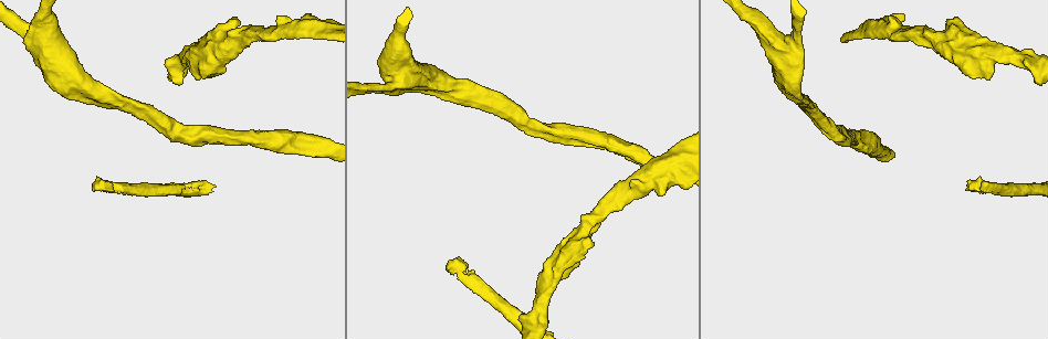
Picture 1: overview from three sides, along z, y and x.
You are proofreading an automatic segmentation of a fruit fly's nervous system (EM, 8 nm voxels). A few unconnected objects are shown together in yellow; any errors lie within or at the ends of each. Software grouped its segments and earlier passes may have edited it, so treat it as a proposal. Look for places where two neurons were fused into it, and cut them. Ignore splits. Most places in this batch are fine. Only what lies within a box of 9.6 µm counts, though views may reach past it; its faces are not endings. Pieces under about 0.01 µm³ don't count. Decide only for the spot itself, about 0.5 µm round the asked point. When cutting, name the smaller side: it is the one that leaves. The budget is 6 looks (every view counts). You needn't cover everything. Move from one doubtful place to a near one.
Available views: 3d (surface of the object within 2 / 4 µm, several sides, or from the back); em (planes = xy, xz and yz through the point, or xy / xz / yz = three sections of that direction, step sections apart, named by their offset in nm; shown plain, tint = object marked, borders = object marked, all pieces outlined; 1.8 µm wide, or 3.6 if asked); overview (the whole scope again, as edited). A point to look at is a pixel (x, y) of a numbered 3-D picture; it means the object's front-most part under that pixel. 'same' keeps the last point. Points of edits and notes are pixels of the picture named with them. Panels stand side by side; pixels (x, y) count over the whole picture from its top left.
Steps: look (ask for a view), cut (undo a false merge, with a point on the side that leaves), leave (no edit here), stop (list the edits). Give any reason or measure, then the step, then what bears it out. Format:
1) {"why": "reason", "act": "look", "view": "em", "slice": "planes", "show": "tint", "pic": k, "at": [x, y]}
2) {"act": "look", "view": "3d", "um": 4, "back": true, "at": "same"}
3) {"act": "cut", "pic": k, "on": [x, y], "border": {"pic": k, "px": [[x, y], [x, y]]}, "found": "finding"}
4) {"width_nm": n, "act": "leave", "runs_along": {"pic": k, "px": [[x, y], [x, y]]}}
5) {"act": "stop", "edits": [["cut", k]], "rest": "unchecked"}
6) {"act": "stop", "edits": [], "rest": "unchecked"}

{"why": "two arms in line, one across", "act": "look", "view": "em", "slice": "xz", "step": 8, "show": "tint", "pic": 1, "at": [886, 26]}

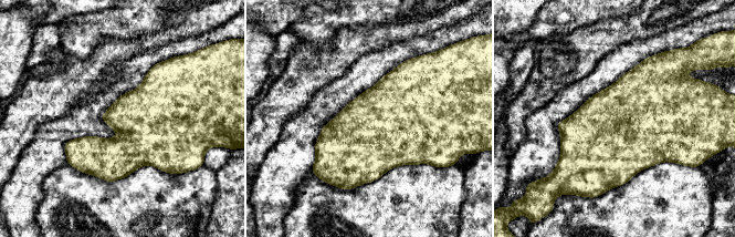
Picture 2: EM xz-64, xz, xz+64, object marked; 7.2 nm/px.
{"width_nm": 420, "act": "leave", "found": "one neuron here"}

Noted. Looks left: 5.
{"act": "look", "view": "em", "um": 3.6, "slice": "yz", "step": 16, "show": "tint", "pic": 1, "at": [575, 244]}

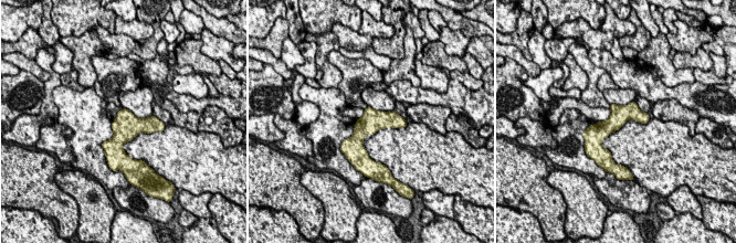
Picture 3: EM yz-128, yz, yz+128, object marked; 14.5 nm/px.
{"why": "cut it another way", "act": "look", "view": "em", "um": 3.6, "slice": "planes", "show": "tint", "at": "same"}

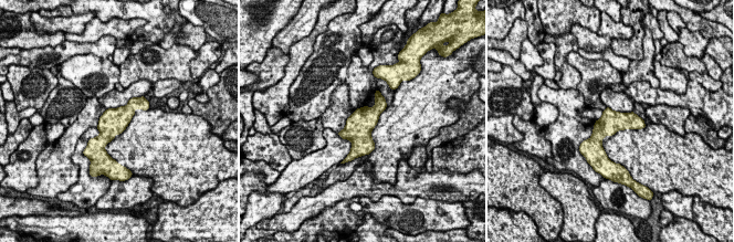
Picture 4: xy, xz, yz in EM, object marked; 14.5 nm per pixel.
{"act": "leave", "found": "all the same neuron"}

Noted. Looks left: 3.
{"why": "thick turns thin", "act": "look", "view": "3d", "um": 4, "pic": 1, "at": [395, 83]}

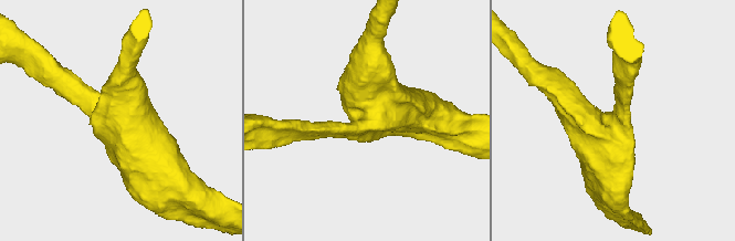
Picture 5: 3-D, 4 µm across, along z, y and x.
{"act": "look", "view": "em", "um": 3.6, "slice": "yz", "step": 8, "show": "tint", "pic": 5, "at": [369, 118]}

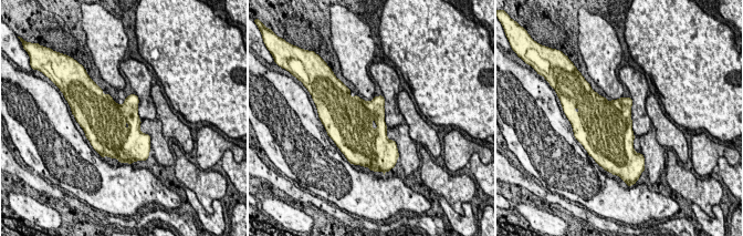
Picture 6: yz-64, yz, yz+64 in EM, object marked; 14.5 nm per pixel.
{"why": "another direction", "act": "look", "view": "em", "um": 3.6, "slice": "planes", "show": "tint", "at": "same"}

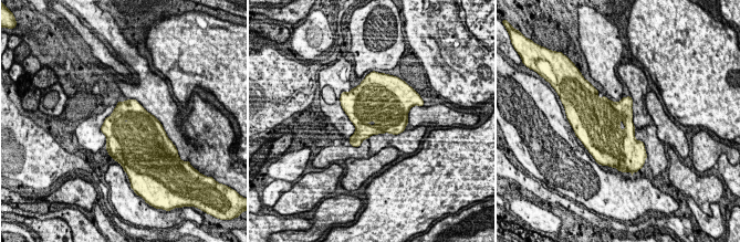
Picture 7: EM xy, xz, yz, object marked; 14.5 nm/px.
{"width_nm": 650, "act": "leave", "found": "continuous, no second neuron"}

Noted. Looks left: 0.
{"act": "stop", "edits": [], "rest": "unchecked"}

